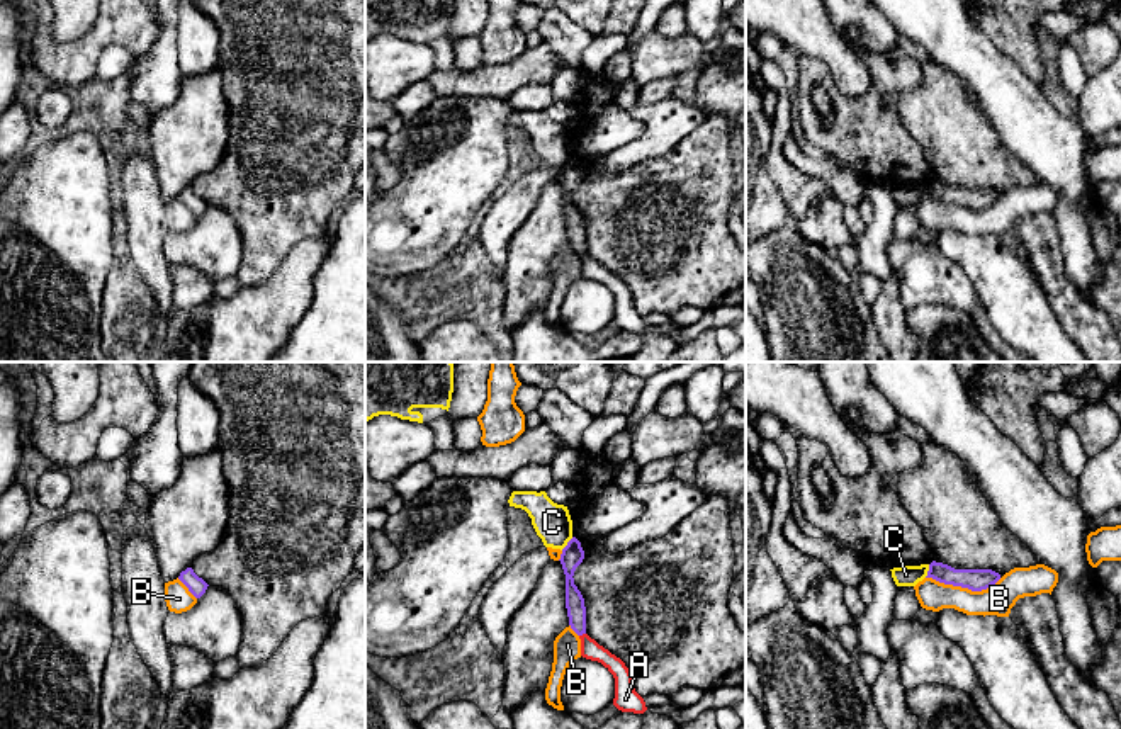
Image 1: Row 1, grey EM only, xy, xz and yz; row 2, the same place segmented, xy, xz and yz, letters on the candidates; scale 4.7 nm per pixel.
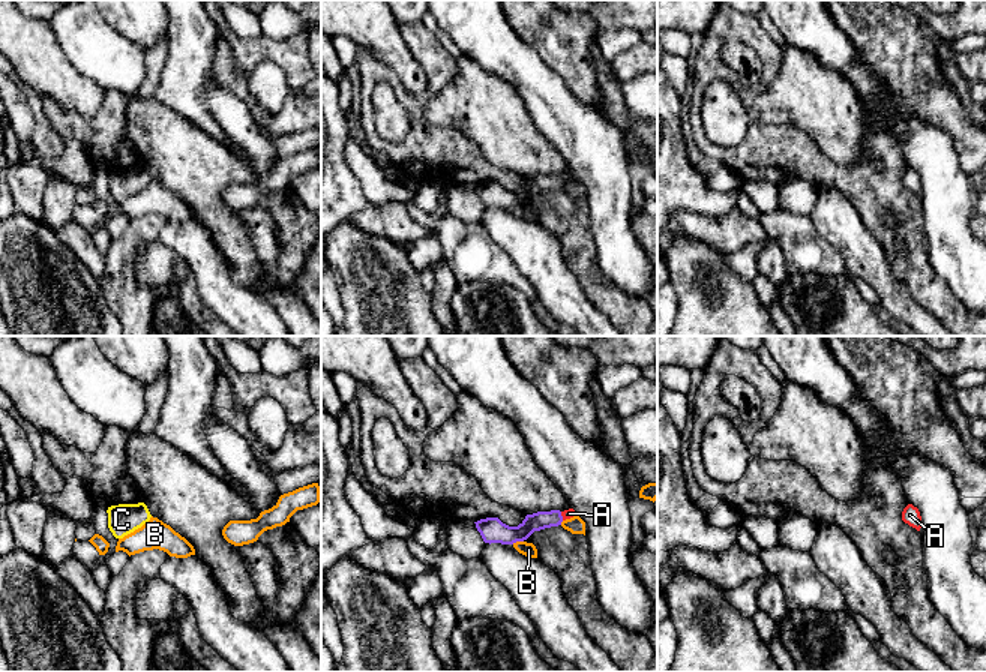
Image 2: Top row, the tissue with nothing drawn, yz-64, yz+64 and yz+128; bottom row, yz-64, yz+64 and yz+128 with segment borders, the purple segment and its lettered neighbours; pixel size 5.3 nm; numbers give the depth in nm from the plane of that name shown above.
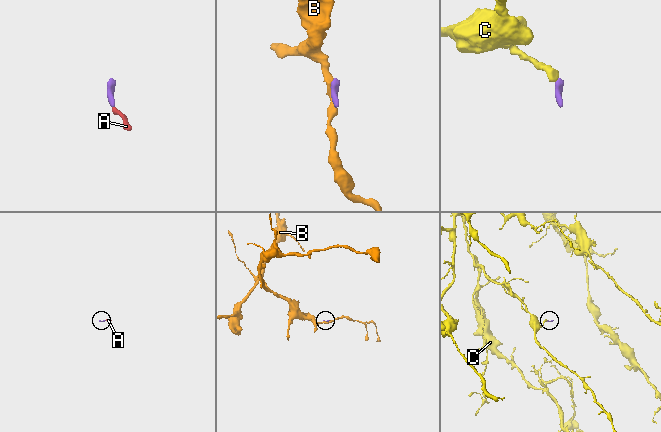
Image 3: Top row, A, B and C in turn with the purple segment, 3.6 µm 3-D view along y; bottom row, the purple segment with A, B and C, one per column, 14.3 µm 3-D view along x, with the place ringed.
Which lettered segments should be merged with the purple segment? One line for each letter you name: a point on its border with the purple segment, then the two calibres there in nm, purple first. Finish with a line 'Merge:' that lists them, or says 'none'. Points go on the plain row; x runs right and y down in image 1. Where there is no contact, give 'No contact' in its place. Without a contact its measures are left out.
A: Touches purple at xz (581, 254). Thickness 90 nm (purple) against 90 nm
Merge: A

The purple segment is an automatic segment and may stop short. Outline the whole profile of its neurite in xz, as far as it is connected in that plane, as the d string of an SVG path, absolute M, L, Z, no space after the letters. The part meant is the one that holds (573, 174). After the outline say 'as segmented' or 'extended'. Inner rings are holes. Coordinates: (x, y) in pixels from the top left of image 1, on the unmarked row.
M572 156L562 168L560 184L566 194L566 228L571 248L581 258L581 275L601 282L615 297L613 325L622 331L634 331L644 335L644 345L639 352L623 362L666 362L676 350L678 343L659 333L652 333L644 318L635 311L632 294L625 282L600 265L586 253L586 226L584 218L574 204L574 190L583 182L584 170L581 161Z; extended

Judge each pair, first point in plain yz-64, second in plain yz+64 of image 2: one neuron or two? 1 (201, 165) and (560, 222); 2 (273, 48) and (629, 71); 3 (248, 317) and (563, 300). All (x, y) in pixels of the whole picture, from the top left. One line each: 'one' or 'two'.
1: two
2: one
3: one

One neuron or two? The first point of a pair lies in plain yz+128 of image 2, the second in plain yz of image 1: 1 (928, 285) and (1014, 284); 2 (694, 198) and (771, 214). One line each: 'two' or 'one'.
1: two
2: one

